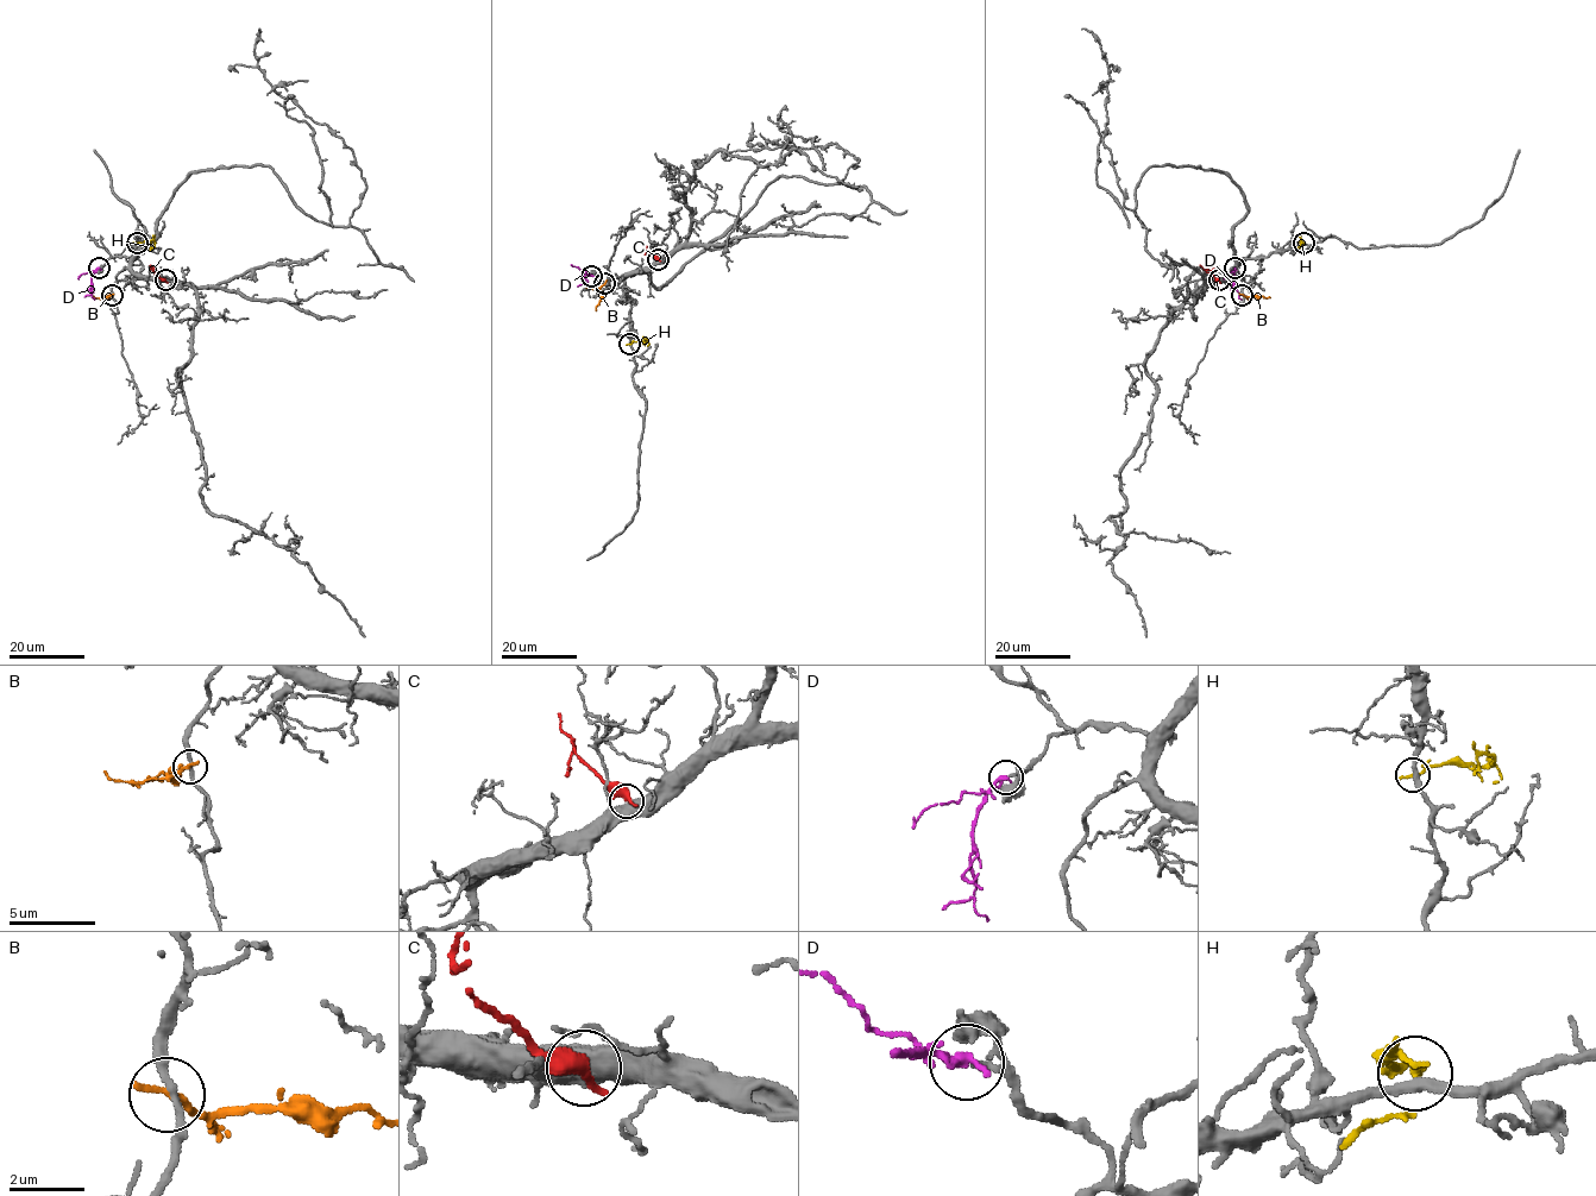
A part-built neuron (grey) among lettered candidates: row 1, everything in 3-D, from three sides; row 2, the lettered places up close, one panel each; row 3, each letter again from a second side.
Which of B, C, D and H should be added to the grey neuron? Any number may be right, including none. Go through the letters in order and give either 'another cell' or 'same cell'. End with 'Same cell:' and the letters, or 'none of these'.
B: another cell
C: another cell
D: same cell
H: another cell
Same cell: D

